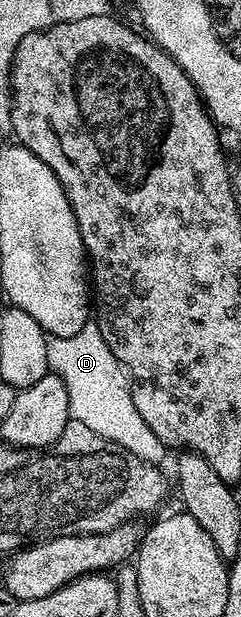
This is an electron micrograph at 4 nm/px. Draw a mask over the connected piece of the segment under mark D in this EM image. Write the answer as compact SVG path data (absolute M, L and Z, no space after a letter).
M96 322L85 323L83 329L79 329L79 333L75 333L75 337L59 337L59 340L61 343L48 340L47 361L50 372L59 376L67 385L70 416L76 422L87 425L87 429L95 429L95 433L99 433L99 437L127 449L127 453L135 453L135 457L154 465L164 464L167 448L164 443L159 441L159 437L155 437L155 433L151 433L151 429L147 425L147 421L143 421L139 409L135 409L133 388L128 375L125 374L125 368L121 366L115 353L111 353L107 341L103 341L103 333L98 329Z

